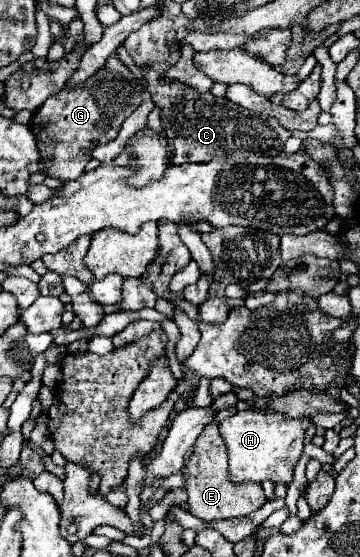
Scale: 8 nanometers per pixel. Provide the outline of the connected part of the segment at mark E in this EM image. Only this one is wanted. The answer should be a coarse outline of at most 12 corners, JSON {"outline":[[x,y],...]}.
{"outline":[[220,411],[196,440],[186,492],[206,522],[248,516],[266,502],[260,484],[228,478]]}

